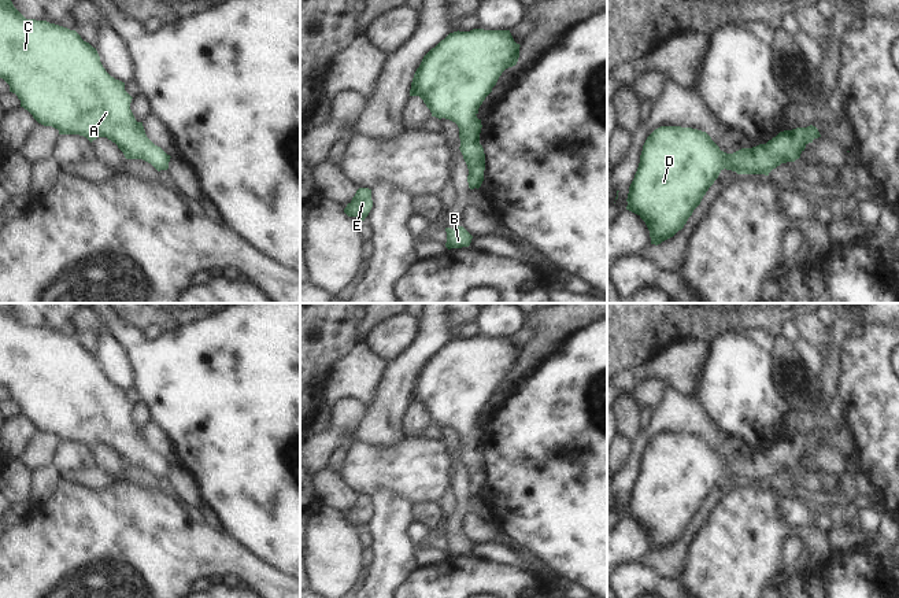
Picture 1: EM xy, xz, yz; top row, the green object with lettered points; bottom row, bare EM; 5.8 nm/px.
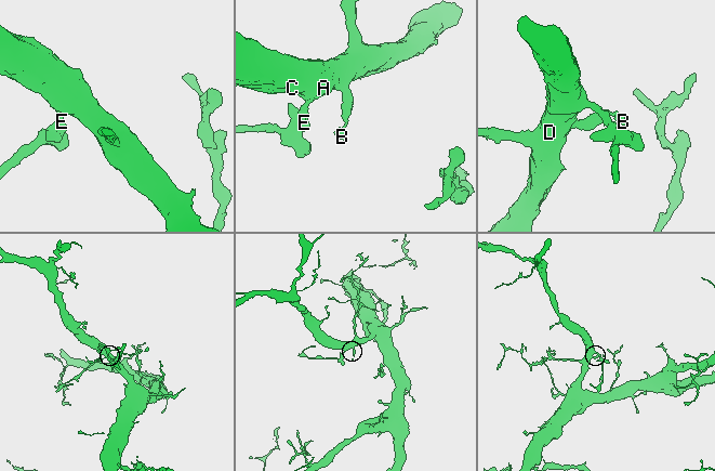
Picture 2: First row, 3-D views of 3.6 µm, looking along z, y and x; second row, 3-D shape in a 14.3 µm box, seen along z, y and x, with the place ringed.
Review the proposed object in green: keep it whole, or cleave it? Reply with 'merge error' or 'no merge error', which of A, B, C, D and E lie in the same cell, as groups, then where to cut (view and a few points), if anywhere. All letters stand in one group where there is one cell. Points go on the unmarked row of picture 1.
no merge error; A B C D E; no cut

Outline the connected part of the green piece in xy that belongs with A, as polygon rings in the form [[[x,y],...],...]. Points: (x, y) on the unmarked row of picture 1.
[[[0,303],[0,385],[3,385],[10,392],[10,399],[18,403],[18,406],[21,407],[21,414],[27,417],[38,431],[58,436],[59,442],[84,443],[90,450],[97,444],[107,444],[118,453],[126,466],[143,466],[151,470],[158,479],[169,476],[169,469],[171,464],[147,444],[143,429],[137,429],[130,417],[130,410],[133,405],[125,398],[125,390],[115,387],[106,379],[96,355],[93,355],[89,350],[84,348],[75,337],[49,331],[47,328],[26,326],[14,314],[11,303]]]

